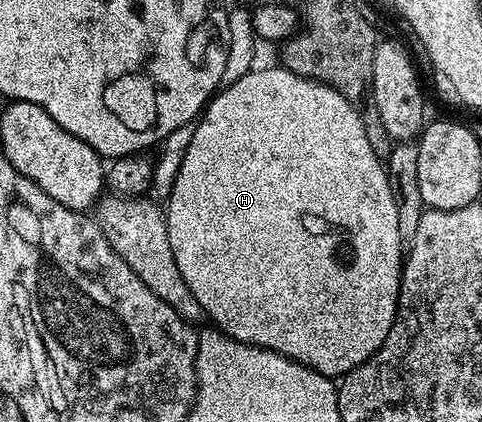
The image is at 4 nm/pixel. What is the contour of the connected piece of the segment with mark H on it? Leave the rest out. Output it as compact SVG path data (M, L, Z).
M283 67L275 68L253 68L240 81L224 85L195 122L194 137L174 179L172 193L166 198L170 247L174 251L174 263L178 263L182 279L186 279L186 287L194 291L194 299L198 299L210 321L212 317L211 324L215 328L236 341L258 345L260 349L271 348L324 377L339 379L370 359L370 355L382 347L386 335L390 335L396 308L400 305L400 274L406 260L406 245L398 231L398 207L388 186L385 162L374 155L374 147L370 147L370 139L366 139L360 109L338 90L323 85L321 81L299 77Z

